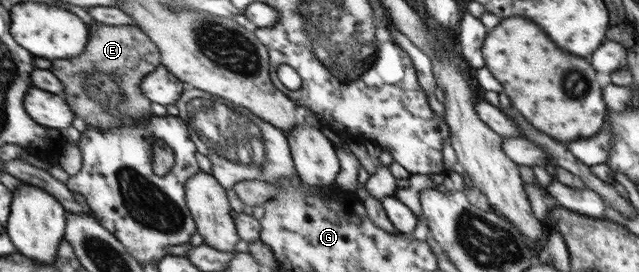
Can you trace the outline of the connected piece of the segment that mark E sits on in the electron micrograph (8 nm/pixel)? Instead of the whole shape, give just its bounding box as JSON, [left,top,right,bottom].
[50,22,162,131]

